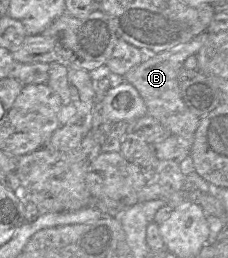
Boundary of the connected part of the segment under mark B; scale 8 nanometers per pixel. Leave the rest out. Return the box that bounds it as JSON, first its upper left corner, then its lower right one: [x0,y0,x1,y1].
[123,31,210,149]

